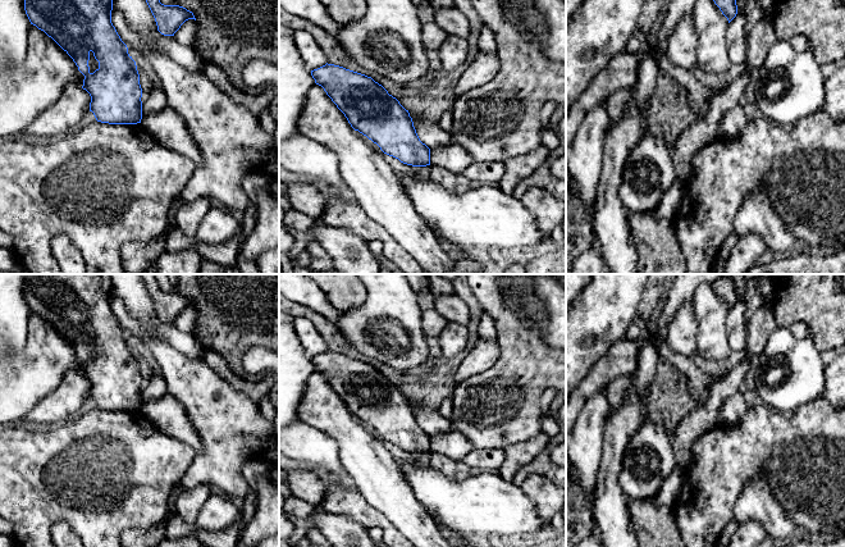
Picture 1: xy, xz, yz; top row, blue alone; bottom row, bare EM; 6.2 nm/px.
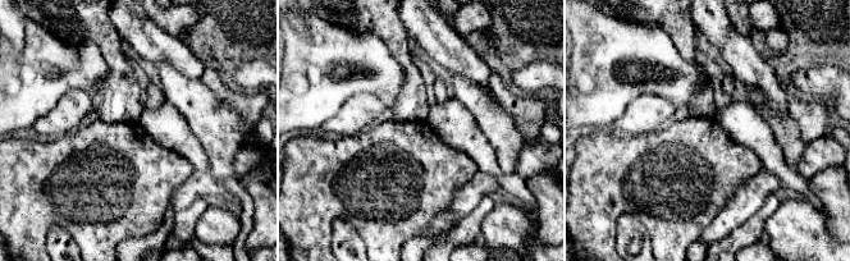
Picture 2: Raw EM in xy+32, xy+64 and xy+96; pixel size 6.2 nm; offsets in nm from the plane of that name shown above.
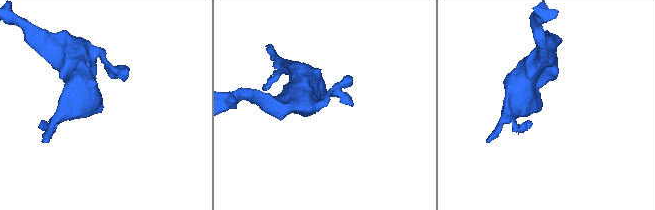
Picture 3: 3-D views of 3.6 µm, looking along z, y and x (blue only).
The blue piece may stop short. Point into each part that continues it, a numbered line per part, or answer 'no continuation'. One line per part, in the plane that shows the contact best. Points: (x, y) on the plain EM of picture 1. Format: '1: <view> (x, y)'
no continuation

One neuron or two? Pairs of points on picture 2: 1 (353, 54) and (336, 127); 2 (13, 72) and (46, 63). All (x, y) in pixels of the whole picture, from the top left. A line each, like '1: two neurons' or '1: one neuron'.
1: two neurons
2: one neuron

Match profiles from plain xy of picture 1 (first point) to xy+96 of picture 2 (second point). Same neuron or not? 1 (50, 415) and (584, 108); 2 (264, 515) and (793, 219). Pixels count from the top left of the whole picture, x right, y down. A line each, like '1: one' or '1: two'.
1: two
2: two

